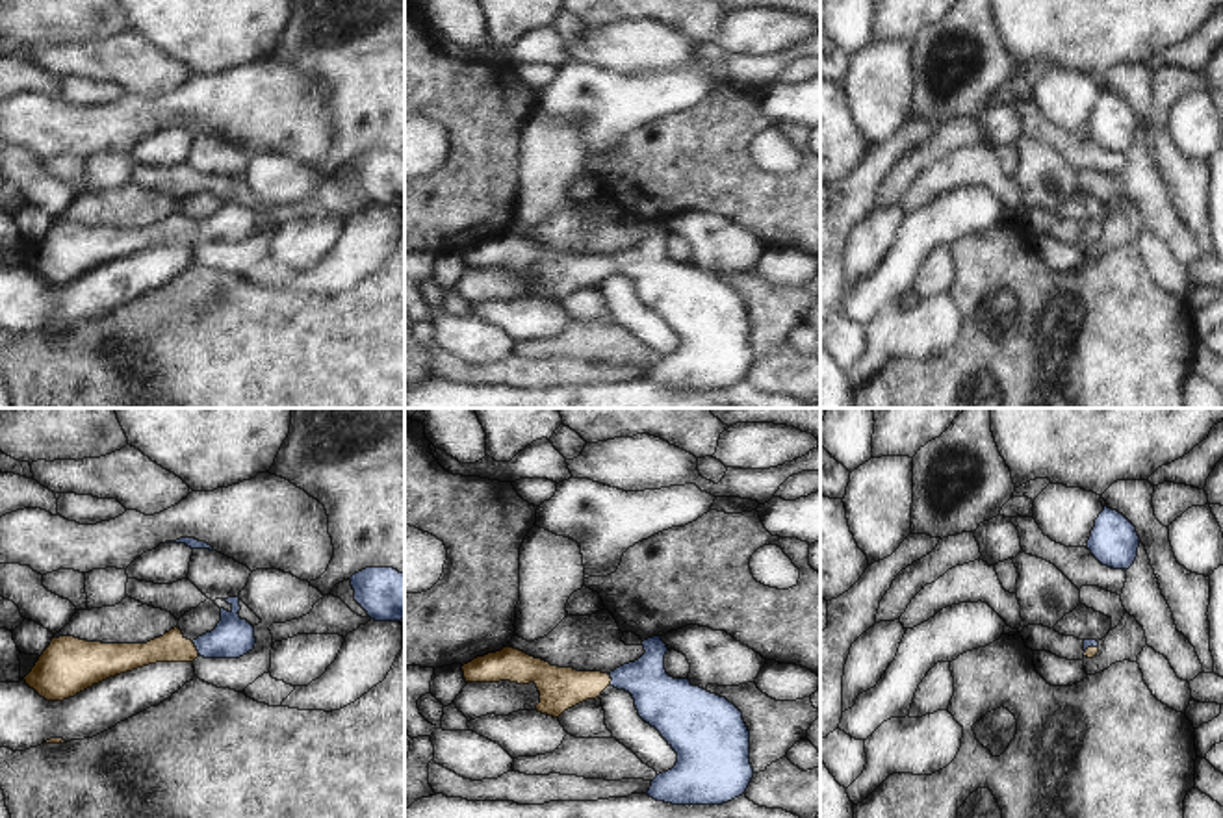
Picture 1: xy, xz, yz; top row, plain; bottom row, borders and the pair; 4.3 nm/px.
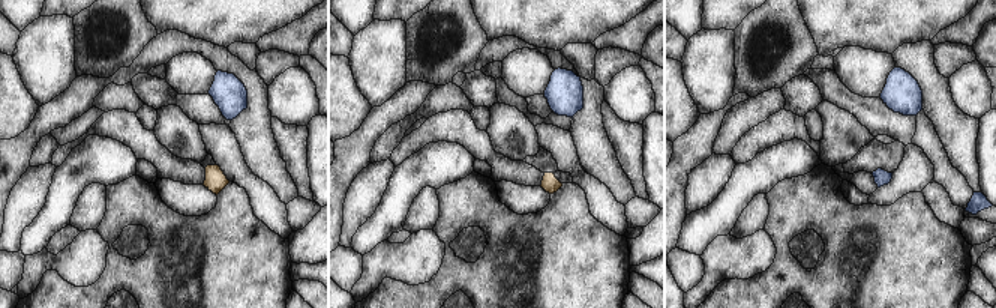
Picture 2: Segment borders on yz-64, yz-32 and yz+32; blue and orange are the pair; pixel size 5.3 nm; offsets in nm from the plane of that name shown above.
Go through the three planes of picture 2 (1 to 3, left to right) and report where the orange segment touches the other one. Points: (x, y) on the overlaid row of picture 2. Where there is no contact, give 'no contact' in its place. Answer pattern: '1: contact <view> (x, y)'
1: no contact
2: no contact
3: no contact

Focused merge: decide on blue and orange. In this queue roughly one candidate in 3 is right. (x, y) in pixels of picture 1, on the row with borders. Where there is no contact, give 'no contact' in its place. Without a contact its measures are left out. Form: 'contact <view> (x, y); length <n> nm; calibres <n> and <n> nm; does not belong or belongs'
contact xy (195, 646); length 70 nm; calibres 170 and 130 nm; belongs

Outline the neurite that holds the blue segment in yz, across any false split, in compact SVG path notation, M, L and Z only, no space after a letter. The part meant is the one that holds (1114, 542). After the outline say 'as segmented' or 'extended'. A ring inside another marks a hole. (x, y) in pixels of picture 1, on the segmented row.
M1104 506L1088 540L1091 555L1108 568L1128 569L1139 547L1136 527L1117 510Z; as segmented

